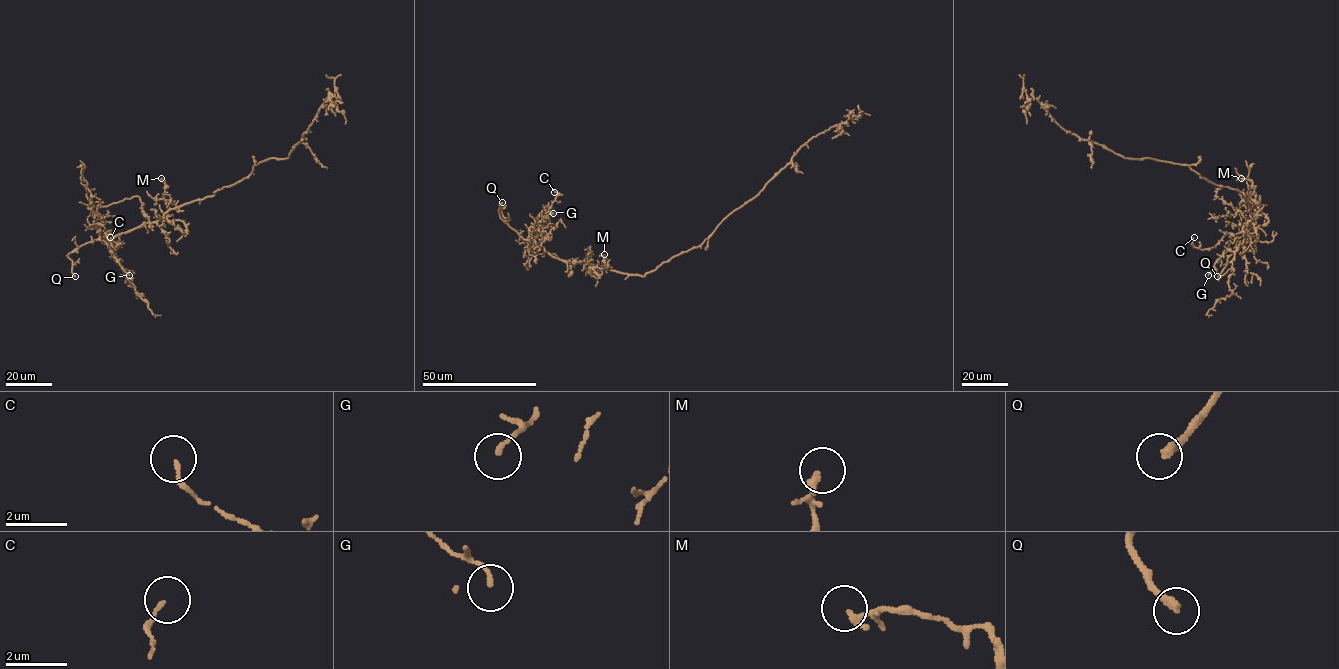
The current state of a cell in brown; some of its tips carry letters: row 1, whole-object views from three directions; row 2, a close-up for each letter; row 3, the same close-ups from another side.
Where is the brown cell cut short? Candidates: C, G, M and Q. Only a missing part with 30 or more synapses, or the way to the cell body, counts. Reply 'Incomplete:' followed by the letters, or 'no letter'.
Incomplete: Q

